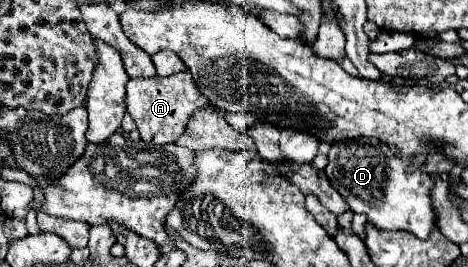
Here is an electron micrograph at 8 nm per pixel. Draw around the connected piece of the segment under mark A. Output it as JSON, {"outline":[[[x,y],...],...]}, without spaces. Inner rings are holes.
{"outline":[[[189,71],[175,73],[169,77],[151,77],[151,79],[129,79],[127,81],[127,95],[125,95],[125,107],[127,113],[135,119],[137,131],[145,143],[153,145],[165,145],[177,141],[177,137],[185,131],[185,125],[197,107],[205,107],[205,97],[201,97],[201,91],[197,89],[193,77],[189,77]]]}

